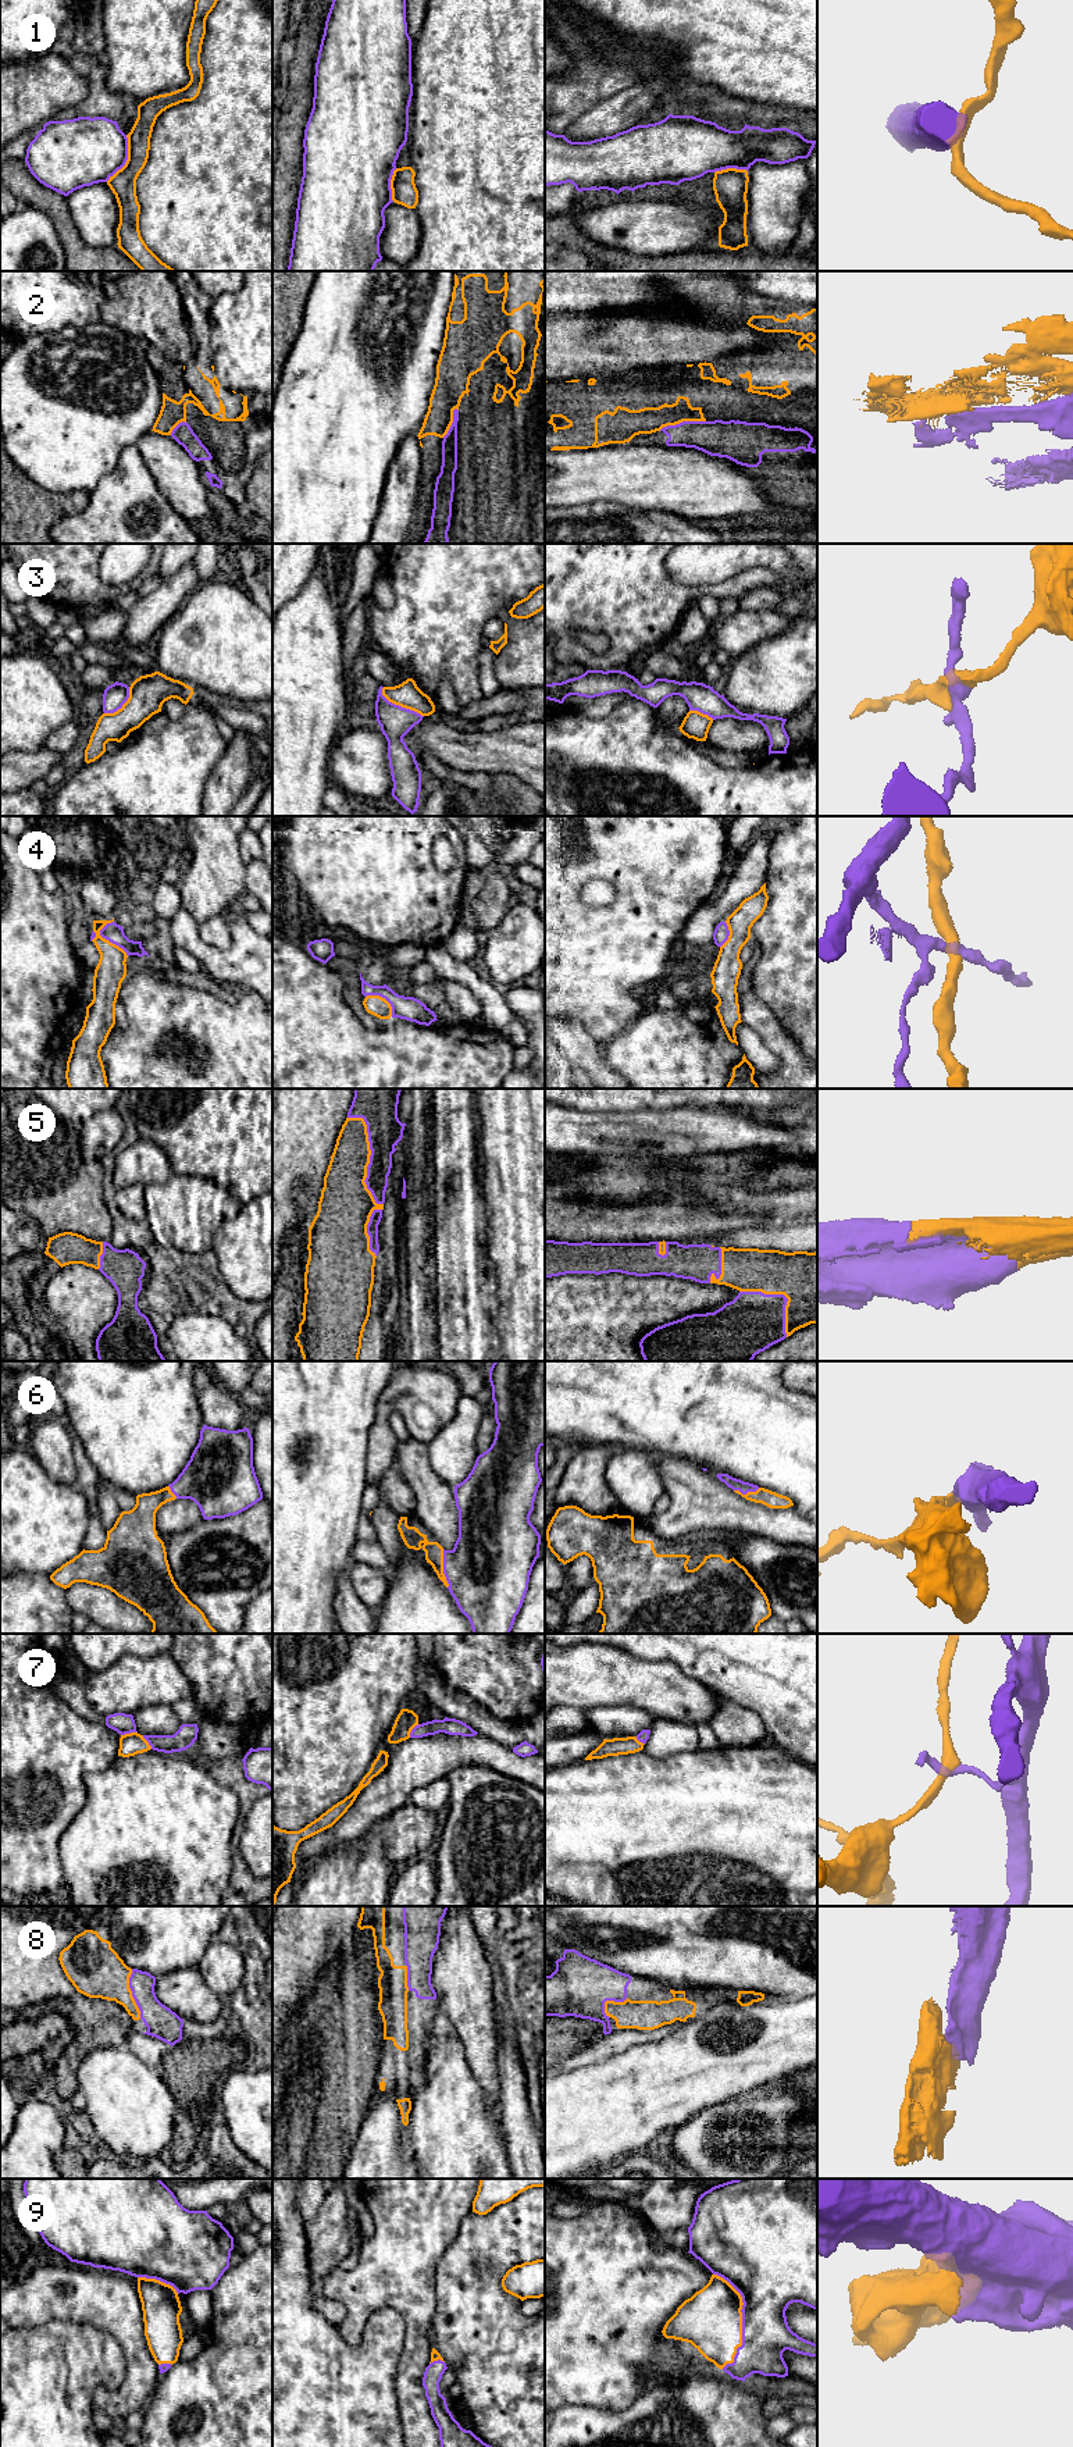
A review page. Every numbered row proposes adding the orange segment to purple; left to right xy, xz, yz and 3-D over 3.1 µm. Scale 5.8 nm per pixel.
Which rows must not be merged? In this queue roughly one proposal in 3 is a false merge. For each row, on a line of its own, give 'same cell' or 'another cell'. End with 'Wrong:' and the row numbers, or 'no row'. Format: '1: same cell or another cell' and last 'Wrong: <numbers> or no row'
1: another cell
2: another cell
3: another cell
4: another cell
5: same cell
6: same cell
7: another cell
8: same cell
9: same cell
Wrong: 1, 2, 3, 4, 7

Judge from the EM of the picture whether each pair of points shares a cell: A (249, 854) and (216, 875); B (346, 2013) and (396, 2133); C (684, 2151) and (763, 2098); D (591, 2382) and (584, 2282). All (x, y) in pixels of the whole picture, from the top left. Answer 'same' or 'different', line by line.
A: different
B: different
C: same
D: same

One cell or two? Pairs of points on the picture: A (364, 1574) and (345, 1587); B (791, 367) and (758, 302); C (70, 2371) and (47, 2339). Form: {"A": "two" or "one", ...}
{"A": "two", "B": "one", "C": "one"}

